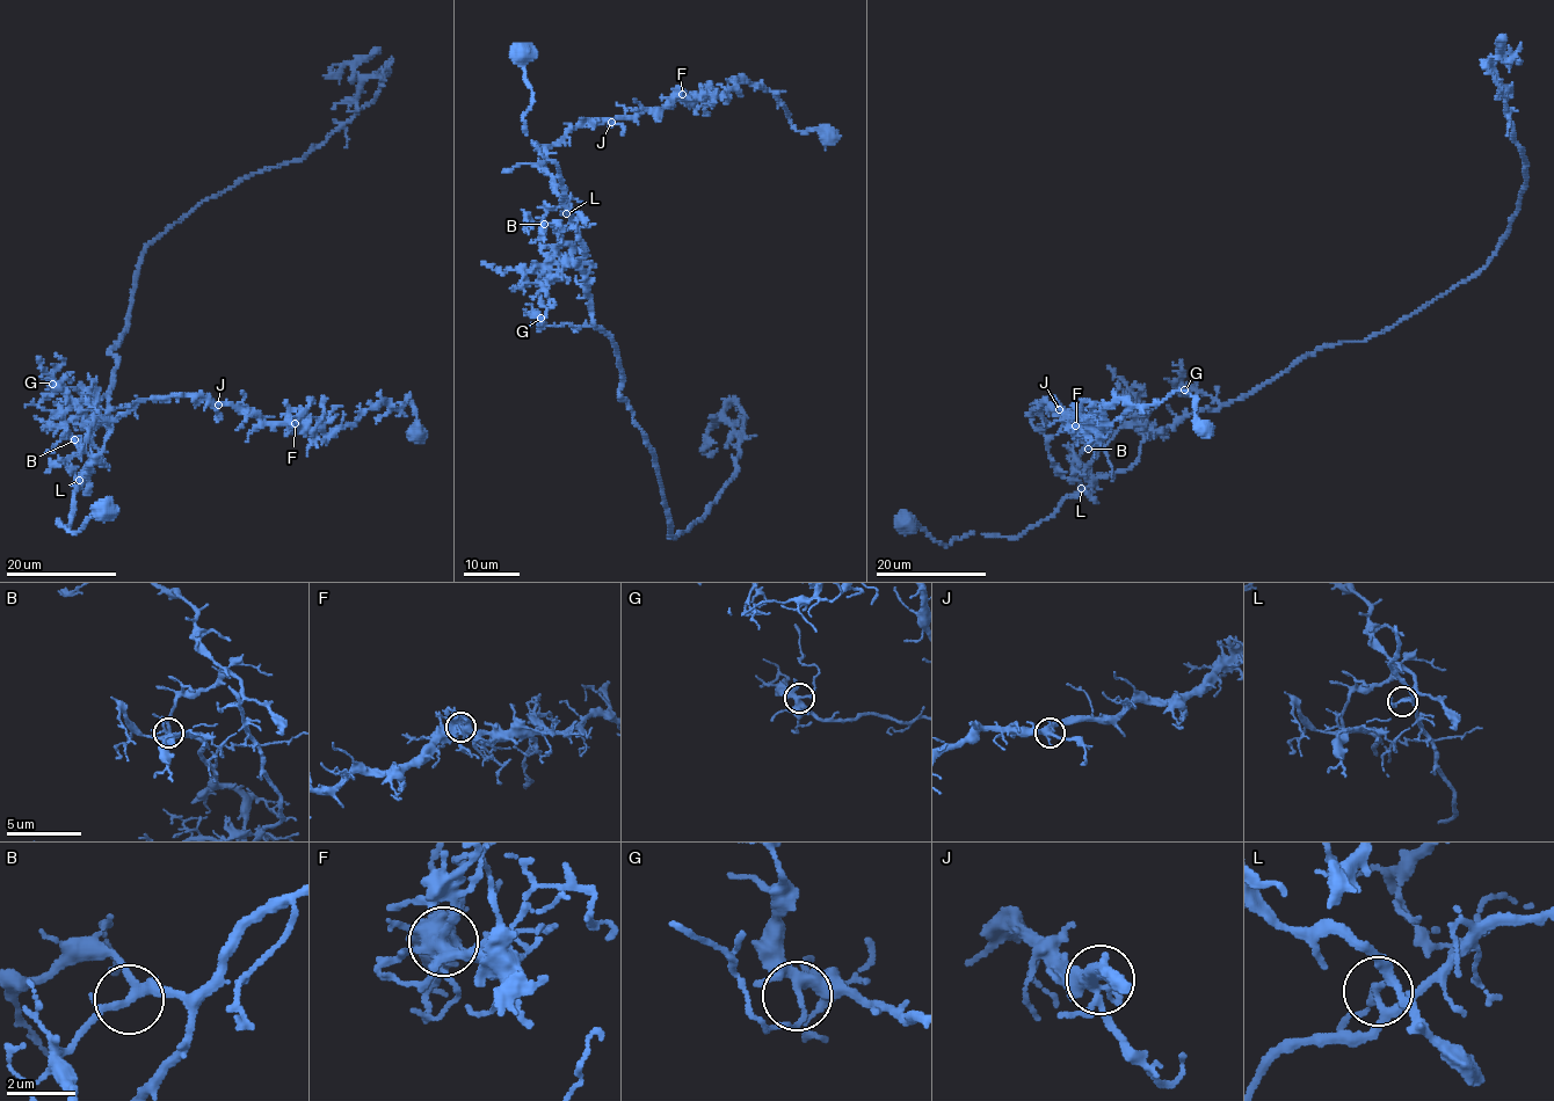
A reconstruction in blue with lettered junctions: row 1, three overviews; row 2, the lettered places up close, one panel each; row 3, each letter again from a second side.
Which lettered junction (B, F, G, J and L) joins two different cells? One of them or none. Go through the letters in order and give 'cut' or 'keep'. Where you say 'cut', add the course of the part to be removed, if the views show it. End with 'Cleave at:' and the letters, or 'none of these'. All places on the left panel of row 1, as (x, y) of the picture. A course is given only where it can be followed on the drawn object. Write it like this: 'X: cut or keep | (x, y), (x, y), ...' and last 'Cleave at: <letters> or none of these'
B: keep
F: keep
G: keep
J: keep
L: cut | (79, 480), (92, 474), (108, 422), (175, 395), (331, 434), (382, 403), (400, 408), (407, 394), (421, 442)
Cleave at: L

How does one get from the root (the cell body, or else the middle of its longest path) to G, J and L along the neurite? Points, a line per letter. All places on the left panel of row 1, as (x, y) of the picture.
G: (103, 510), (94, 511), (74, 532), (58, 526), (59, 520), (70, 526), (99, 407), (75, 389), (52, 384)
J: (103, 510), (74, 532), (58, 526), (70, 526), (108, 422), (172, 395), (218, 405)
L: (103, 510), (94, 511), (85, 526), (74, 532), (58, 526), (59, 520), (70, 526), (79, 480)

